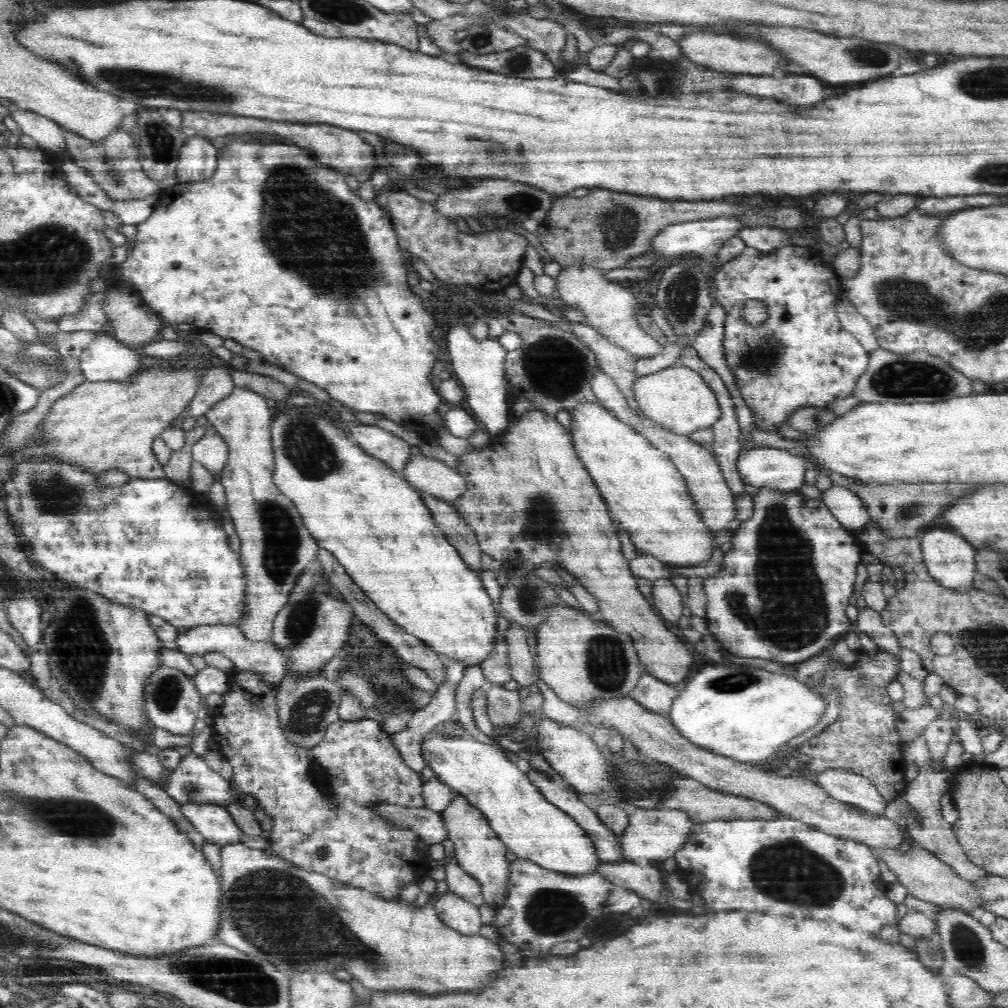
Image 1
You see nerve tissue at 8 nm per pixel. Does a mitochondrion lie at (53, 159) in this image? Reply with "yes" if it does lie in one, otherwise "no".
no

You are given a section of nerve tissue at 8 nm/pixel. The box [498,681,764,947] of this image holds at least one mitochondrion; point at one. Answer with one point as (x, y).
(549, 911)

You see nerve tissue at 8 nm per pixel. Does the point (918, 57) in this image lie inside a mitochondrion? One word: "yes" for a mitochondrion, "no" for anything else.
no

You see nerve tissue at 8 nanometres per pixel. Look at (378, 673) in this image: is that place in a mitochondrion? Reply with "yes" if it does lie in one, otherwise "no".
yes

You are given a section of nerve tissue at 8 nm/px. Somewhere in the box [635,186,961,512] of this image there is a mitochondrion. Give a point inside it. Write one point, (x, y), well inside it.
(905, 377)

